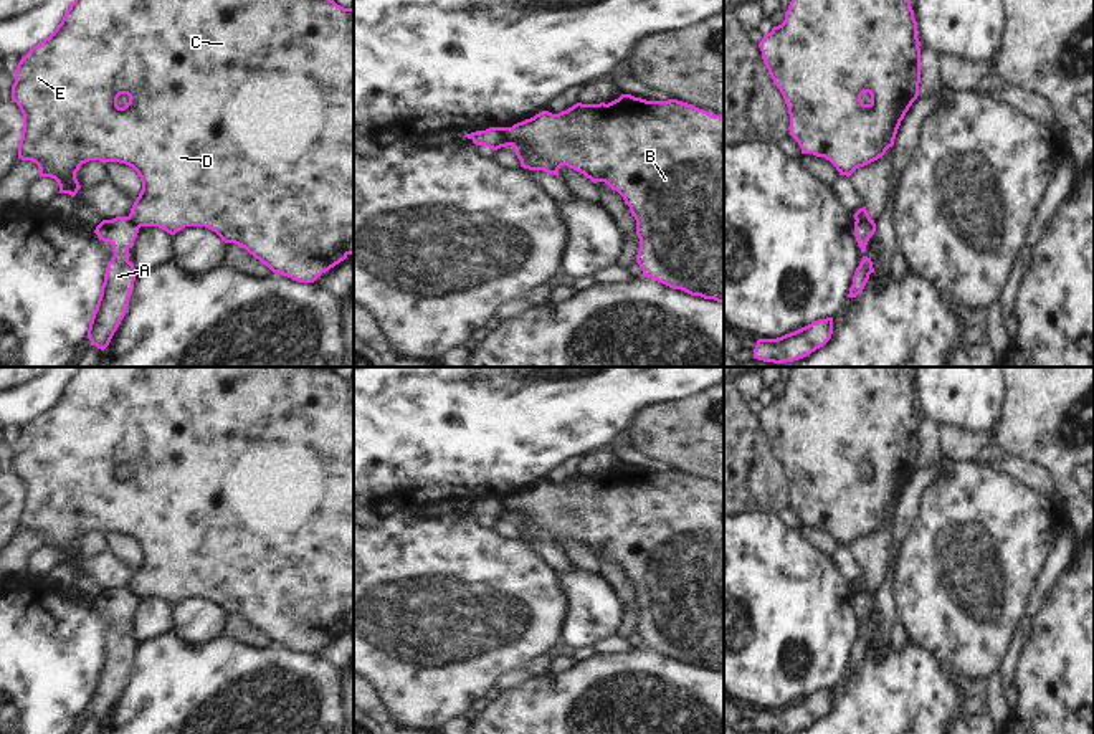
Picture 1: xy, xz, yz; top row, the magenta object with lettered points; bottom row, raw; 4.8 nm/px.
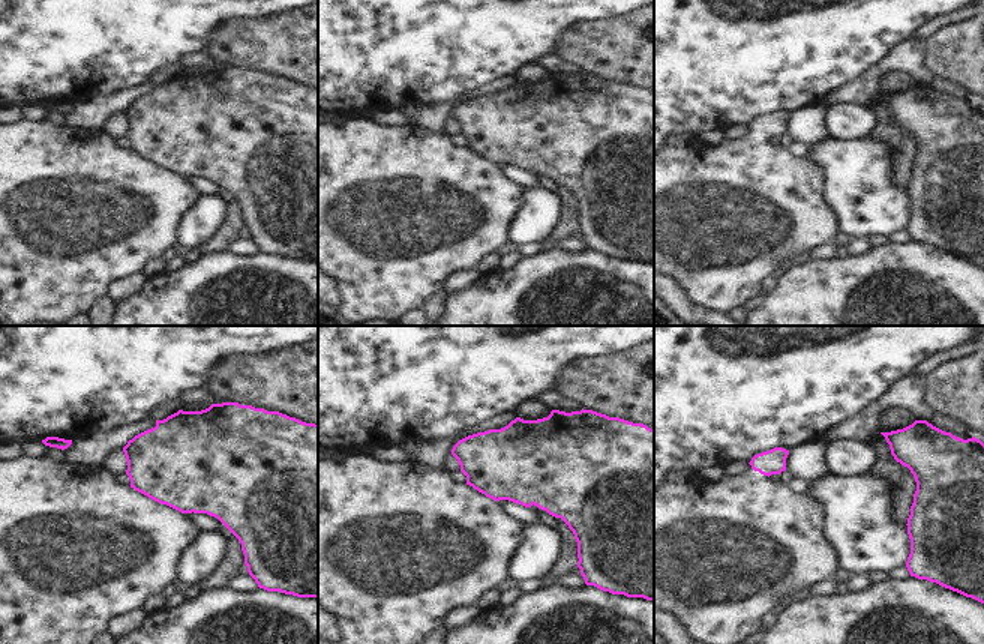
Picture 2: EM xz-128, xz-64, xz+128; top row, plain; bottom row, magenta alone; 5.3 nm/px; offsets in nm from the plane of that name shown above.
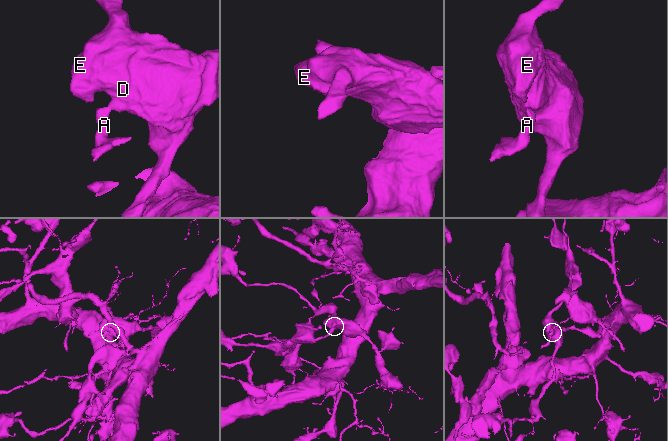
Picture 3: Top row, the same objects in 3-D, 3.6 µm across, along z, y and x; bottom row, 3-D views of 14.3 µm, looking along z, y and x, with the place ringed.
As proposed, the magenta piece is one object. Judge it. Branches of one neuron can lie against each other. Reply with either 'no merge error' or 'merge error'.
merge error

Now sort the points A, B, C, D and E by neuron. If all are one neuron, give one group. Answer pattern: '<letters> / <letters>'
A / B C D E

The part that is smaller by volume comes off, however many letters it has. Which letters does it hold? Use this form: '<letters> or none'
A.

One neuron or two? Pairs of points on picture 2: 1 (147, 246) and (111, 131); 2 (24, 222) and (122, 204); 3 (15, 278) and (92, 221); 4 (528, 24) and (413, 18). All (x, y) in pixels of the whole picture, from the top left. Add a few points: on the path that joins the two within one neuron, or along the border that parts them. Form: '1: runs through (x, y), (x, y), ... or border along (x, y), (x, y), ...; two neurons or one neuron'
1: border along (99, 132), (113, 140); two neurons
2: runs through (48, 213), (98, 212); one neuron
3: runs through (35, 258), (72, 221); one neuron
4: runs through (500, 18), (441, 18); one neuron

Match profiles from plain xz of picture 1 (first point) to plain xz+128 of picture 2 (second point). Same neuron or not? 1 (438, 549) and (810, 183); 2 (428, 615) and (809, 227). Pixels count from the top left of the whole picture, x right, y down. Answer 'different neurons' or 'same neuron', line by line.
1: same neuron
2: same neuron

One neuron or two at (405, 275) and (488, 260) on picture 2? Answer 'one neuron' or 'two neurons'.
two neurons

